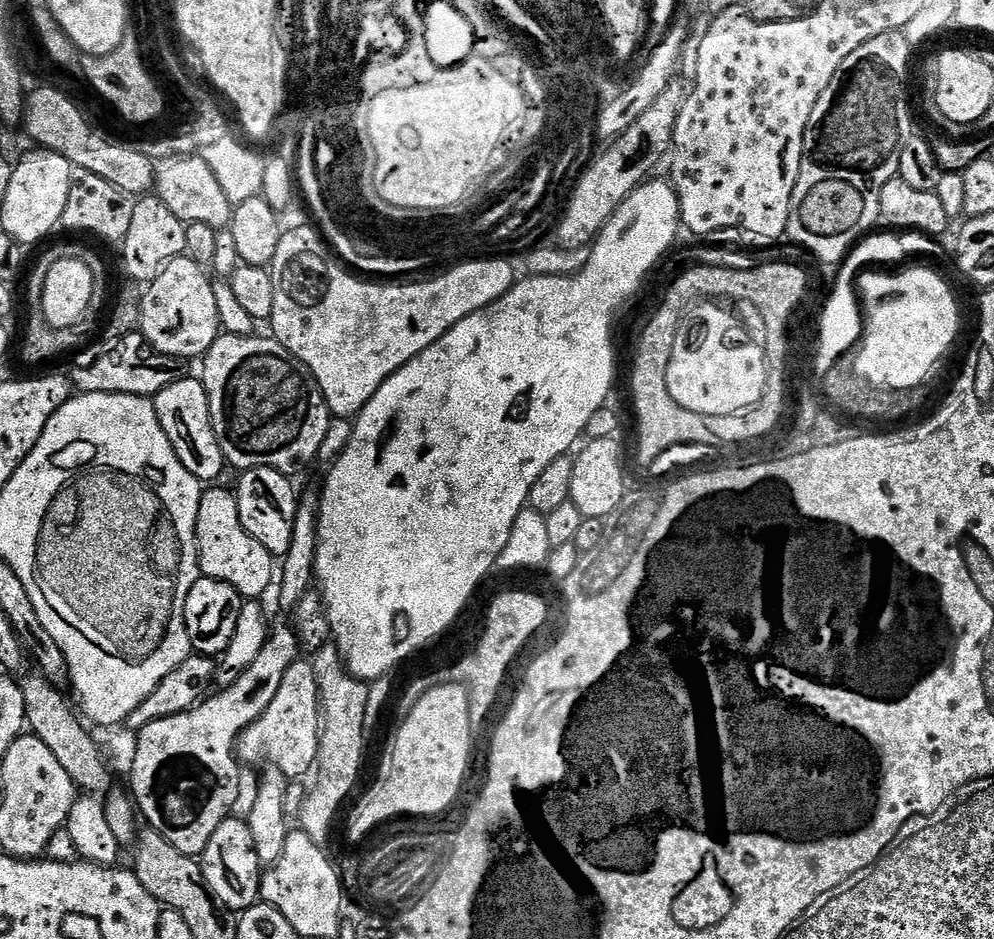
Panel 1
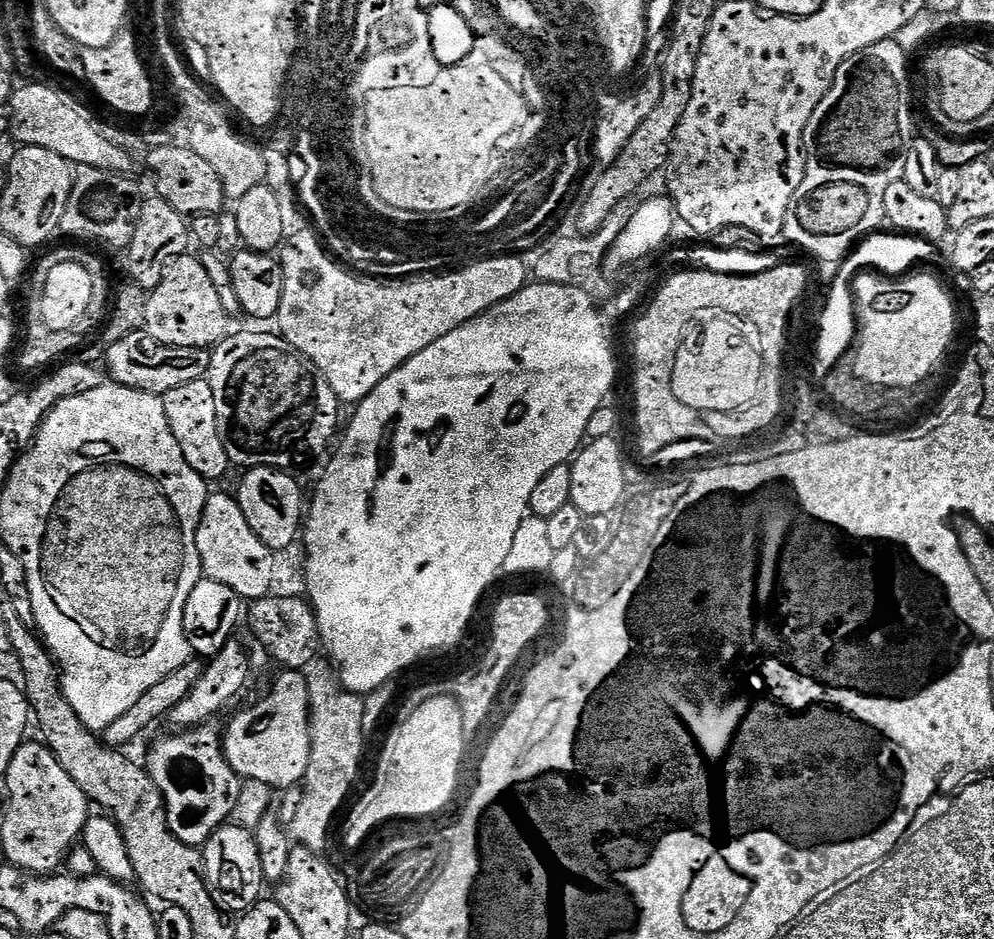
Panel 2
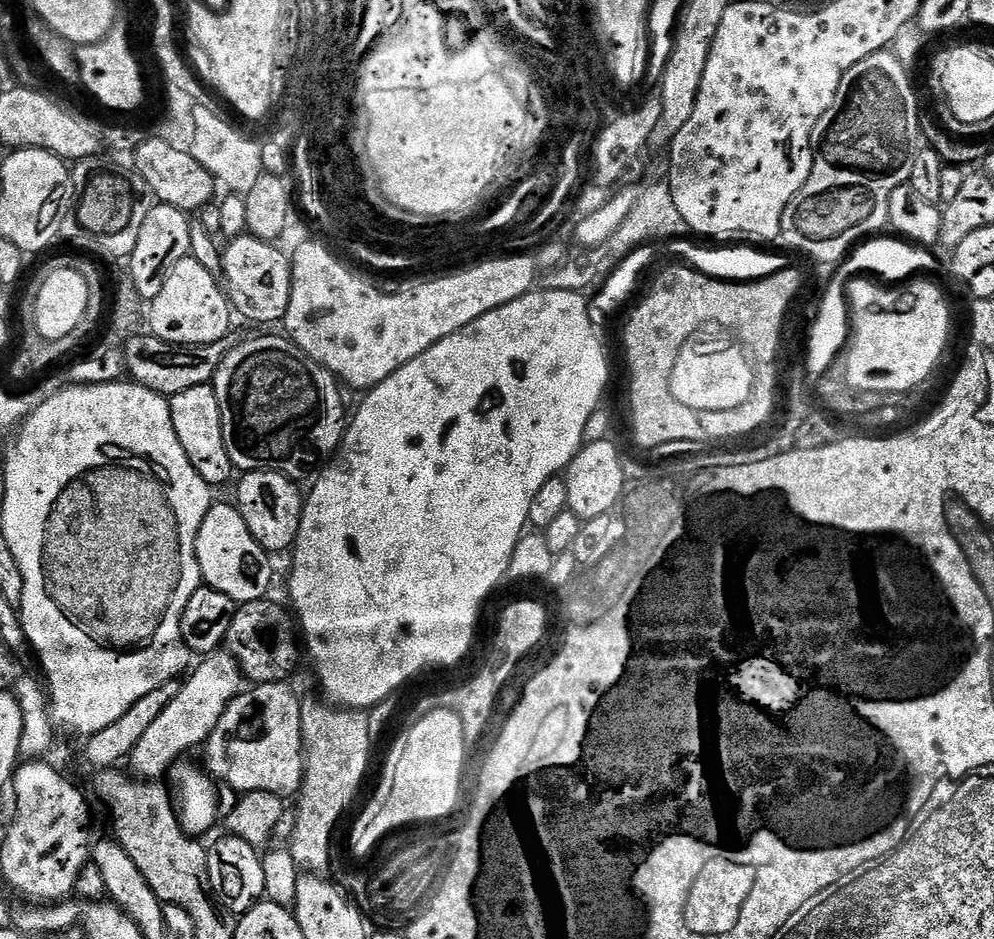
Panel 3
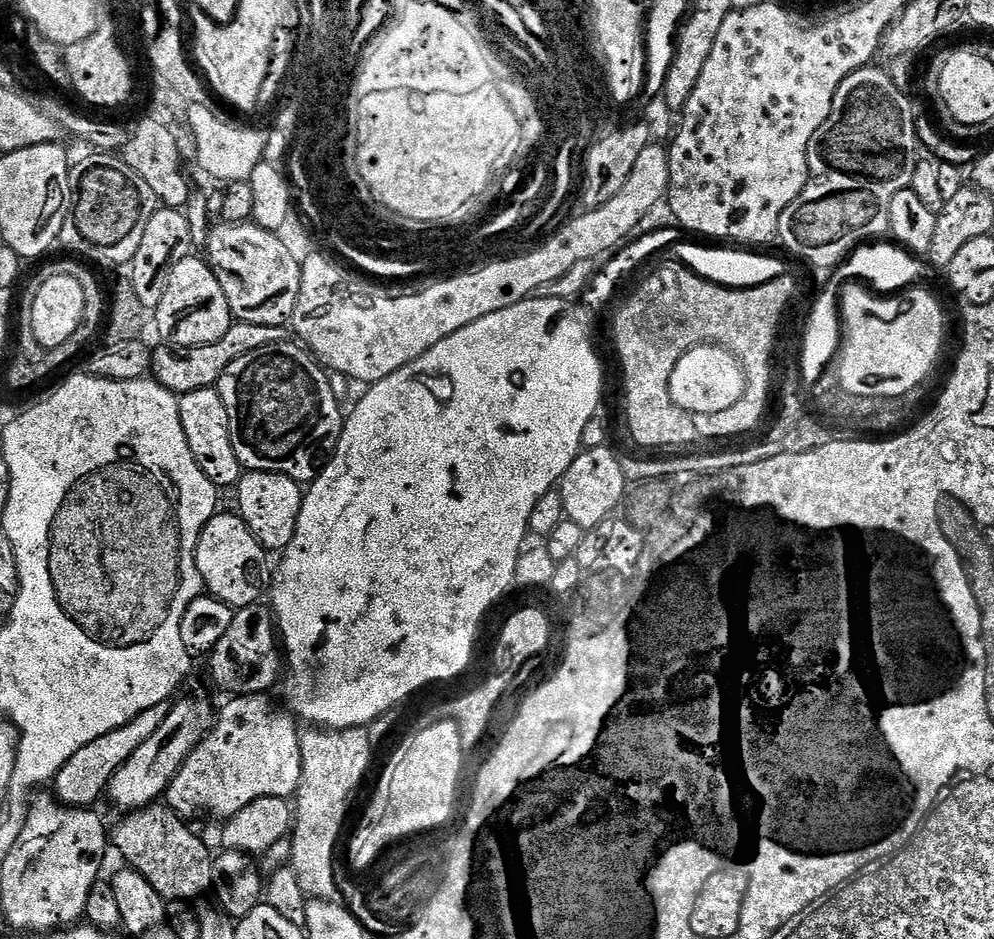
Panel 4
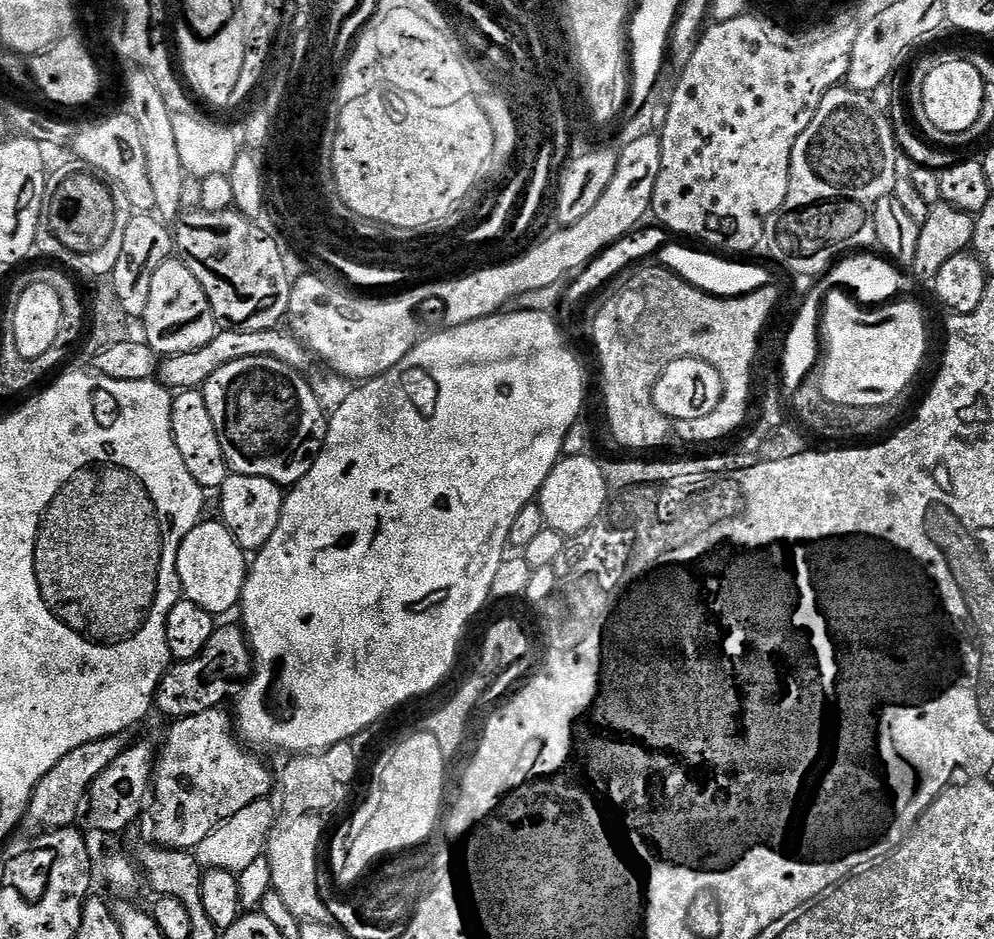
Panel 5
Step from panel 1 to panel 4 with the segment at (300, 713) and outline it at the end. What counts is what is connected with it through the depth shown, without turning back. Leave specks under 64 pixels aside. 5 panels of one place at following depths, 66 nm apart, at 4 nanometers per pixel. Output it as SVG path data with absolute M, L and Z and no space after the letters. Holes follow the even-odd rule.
M240 694L224 709L219 709L214 723L199 745L185 758L180 767L179 779L184 779L184 800L192 808L201 808L212 816L231 818L240 810L266 796L288 798L295 793L302 774L300 735L297 721L291 715L279 712L264 694Z

